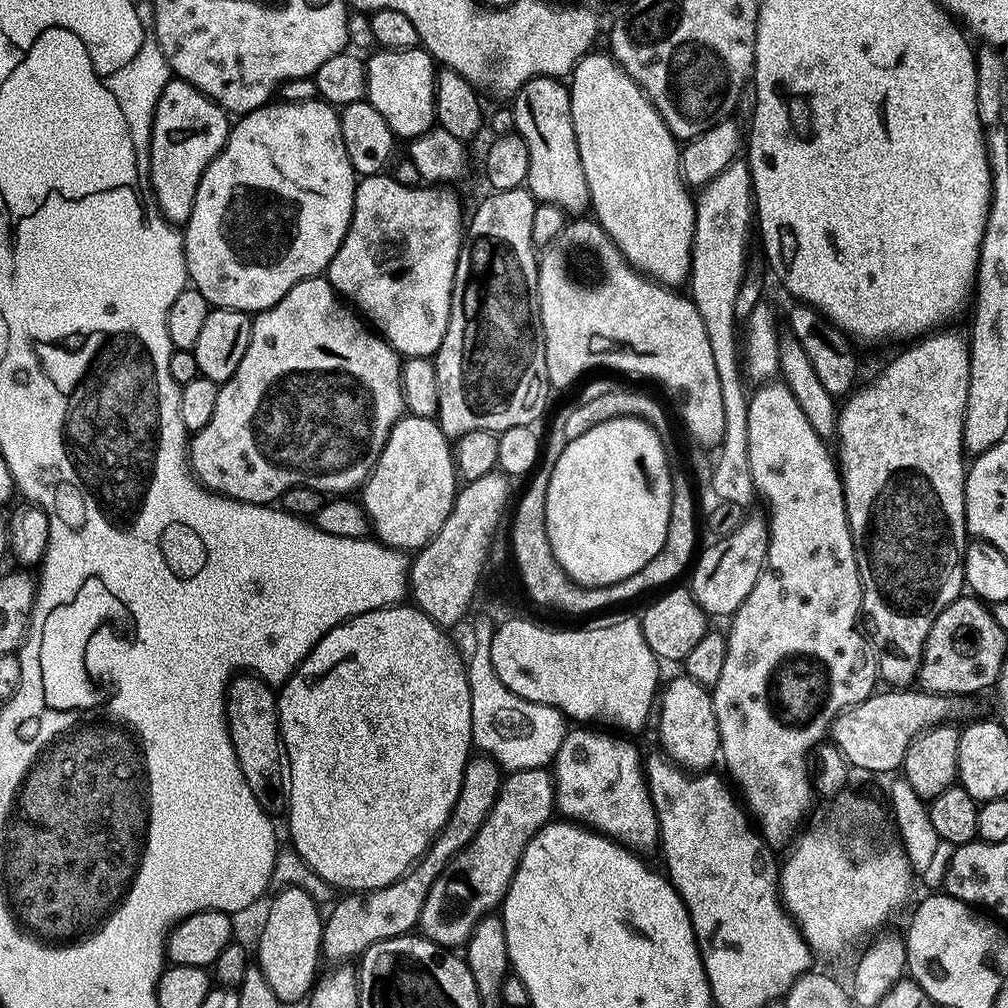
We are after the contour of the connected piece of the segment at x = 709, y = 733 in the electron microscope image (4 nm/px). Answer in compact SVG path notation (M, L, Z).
M677 674L668 685L663 685L658 696L658 712L660 708L660 744L663 755L672 761L673 764L684 770L691 770L693 773L703 773L711 769L712 763L717 763L720 756L720 731L712 705L712 693L709 689L703 688L698 682L694 682L686 675Z

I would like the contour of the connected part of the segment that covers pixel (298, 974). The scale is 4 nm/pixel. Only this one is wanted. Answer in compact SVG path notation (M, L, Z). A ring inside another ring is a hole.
M284 888L272 900L268 908L268 917L264 920L264 929L260 932L260 945L254 948L254 956L258 959L258 966L262 974L266 974L266 982L270 982L270 990L285 1005L292 1004L295 1000L303 1001L311 993L317 979L316 963L321 963L322 953L320 939L324 933L324 920L322 912L316 909L316 900L304 888Z

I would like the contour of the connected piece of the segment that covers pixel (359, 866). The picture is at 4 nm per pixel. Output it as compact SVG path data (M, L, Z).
M404 607L375 608L373 612L363 612L361 616L353 616L351 620L331 628L315 644L310 655L296 667L296 672L282 685L276 697L280 738L286 757L286 813L292 844L297 854L304 859L305 866L318 879L348 892L369 892L386 886L403 876L420 859L452 813L458 790L462 786L464 767L474 748L466 660L460 656L451 635L445 629L419 608Z

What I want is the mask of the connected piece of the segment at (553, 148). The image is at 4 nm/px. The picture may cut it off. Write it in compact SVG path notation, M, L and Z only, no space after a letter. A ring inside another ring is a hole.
M535 76L515 92L510 107L516 123L515 132L524 140L530 156L526 181L528 191L541 204L553 204L568 214L583 213L580 211L587 209L590 201L574 134L569 85L555 76Z

